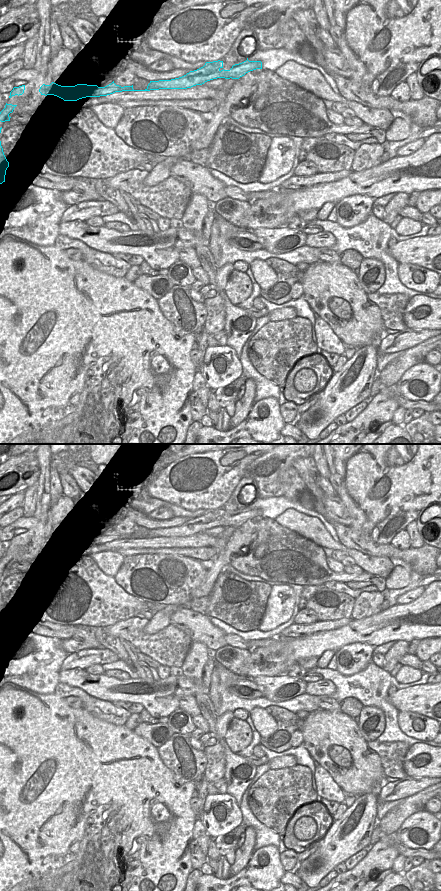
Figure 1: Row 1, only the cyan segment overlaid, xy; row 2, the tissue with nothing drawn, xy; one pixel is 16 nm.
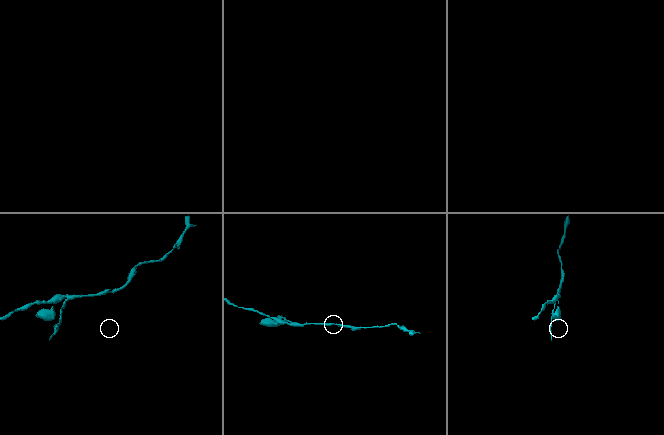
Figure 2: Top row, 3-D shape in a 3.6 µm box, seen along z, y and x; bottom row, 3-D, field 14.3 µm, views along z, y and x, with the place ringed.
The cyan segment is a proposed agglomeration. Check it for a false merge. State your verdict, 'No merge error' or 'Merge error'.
Merge error.

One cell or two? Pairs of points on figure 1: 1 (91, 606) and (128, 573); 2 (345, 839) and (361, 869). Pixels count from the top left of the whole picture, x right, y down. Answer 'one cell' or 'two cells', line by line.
1: two cells
2: two cells

